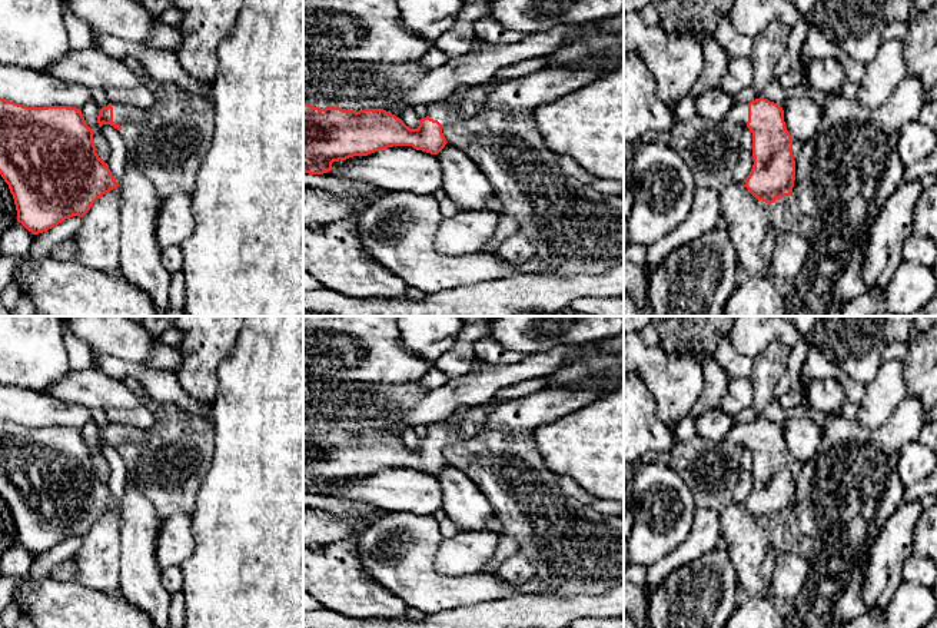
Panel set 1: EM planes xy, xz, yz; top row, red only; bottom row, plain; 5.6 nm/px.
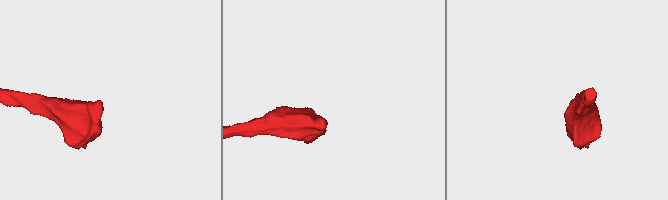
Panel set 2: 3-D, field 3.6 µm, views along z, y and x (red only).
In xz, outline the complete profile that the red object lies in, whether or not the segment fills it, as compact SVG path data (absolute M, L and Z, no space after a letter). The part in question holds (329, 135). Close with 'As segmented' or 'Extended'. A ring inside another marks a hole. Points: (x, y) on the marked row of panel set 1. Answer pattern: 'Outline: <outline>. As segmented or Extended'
Outline: M492 77L488 83L468 86L455 109L448 106L449 97L426 106L428 116L419 120L416 129L383 109L319 109L303 102L303 172L323 175L332 170L333 162L393 146L412 146L438 154L448 143L442 127L476 119L489 89L499 83Z. Extended

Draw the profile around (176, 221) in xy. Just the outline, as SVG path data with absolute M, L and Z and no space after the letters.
M177 192L163 200L157 220L159 246L165 250L182 245L196 226L189 193Z

